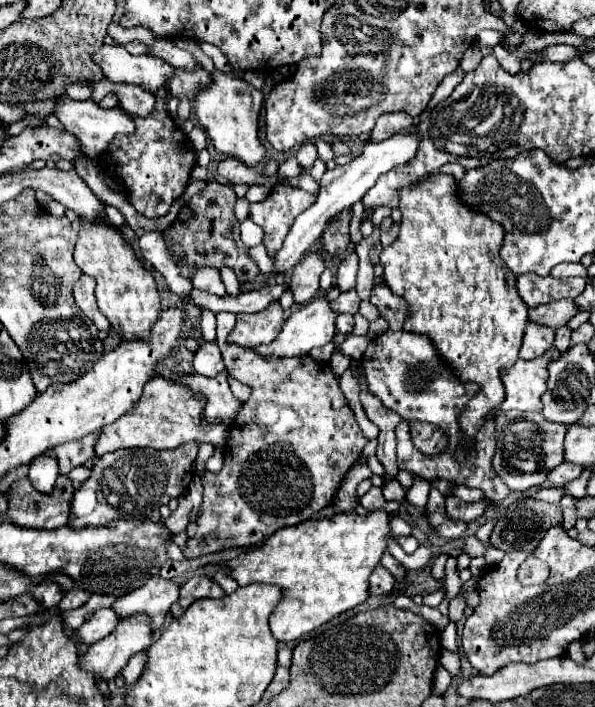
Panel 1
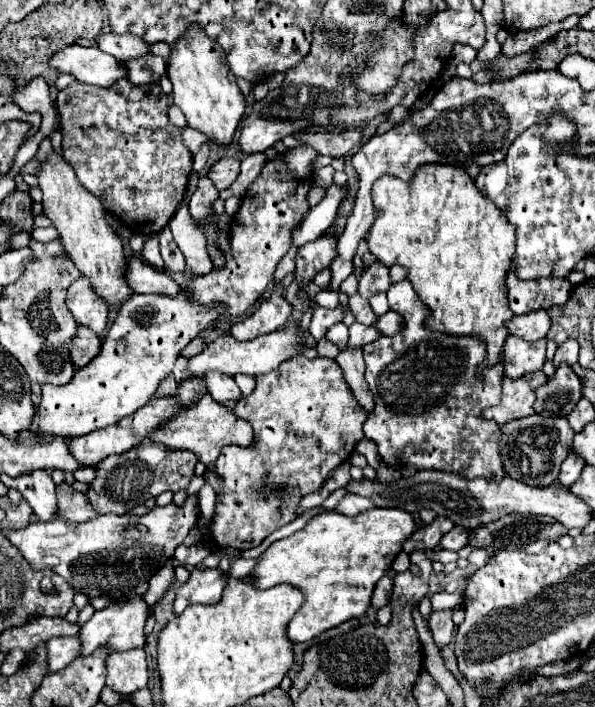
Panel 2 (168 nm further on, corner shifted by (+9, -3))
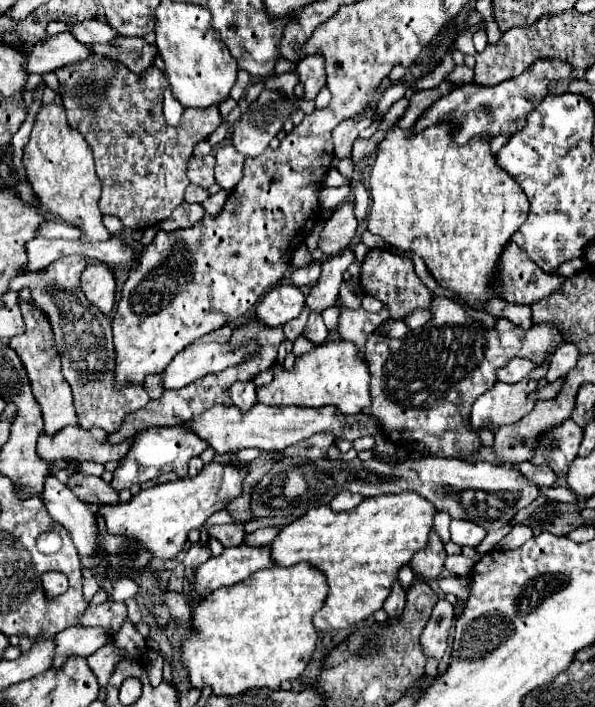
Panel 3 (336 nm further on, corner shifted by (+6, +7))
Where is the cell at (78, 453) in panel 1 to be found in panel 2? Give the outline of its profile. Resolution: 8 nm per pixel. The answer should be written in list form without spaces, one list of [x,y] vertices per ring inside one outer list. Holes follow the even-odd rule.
[[[188,378],[184,380],[182,392],[178,392],[176,396],[166,396],[166,398],[152,398],[146,406],[142,406],[138,412],[122,418],[118,424],[110,426],[110,428],[100,428],[98,432],[90,432],[86,436],[80,436],[78,440],[74,440],[70,444],[70,454],[84,466],[94,466],[100,460],[104,460],[110,454],[122,454],[130,448],[136,448],[136,444],[142,444],[142,440],[162,422],[166,422],[170,416],[174,416],[174,412],[178,412],[178,408],[192,404],[200,394],[206,392],[206,386],[202,384],[200,378]]]

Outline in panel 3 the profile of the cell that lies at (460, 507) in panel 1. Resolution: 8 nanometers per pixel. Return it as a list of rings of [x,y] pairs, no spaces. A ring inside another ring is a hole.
[[[433,530],[433,534],[429,536],[429,546],[425,550],[421,550],[421,554],[413,556],[411,570],[417,578],[421,578],[425,582],[435,580],[435,578],[439,578],[439,574],[443,570],[445,558],[447,558],[447,554],[443,550],[443,542],[437,536],[437,532]]]

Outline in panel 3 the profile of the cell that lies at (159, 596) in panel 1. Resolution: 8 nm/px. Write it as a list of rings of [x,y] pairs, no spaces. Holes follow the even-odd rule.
[[[95,626],[95,628],[67,628],[61,634],[57,634],[55,640],[55,654],[51,668],[59,670],[67,658],[81,656],[87,658],[95,654],[107,640],[111,638],[111,632]]]

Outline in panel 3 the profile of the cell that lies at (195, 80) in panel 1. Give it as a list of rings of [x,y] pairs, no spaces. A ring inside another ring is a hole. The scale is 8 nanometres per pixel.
[[[121,36],[113,38],[107,44],[93,44],[91,50],[99,56],[107,56],[125,64],[135,74],[145,72],[153,64],[153,58],[157,54],[155,46],[147,44],[143,38],[121,38]]]

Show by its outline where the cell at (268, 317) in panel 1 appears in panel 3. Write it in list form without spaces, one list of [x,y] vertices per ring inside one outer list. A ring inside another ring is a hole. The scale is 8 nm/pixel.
[[[283,282],[275,286],[259,304],[257,304],[257,316],[267,326],[283,326],[289,320],[297,318],[305,306],[305,294],[289,284]]]

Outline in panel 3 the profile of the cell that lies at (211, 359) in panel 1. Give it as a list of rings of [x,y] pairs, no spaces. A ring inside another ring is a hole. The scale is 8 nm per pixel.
[[[235,382],[229,388],[229,396],[239,410],[247,412],[257,404],[257,386],[253,382]]]

